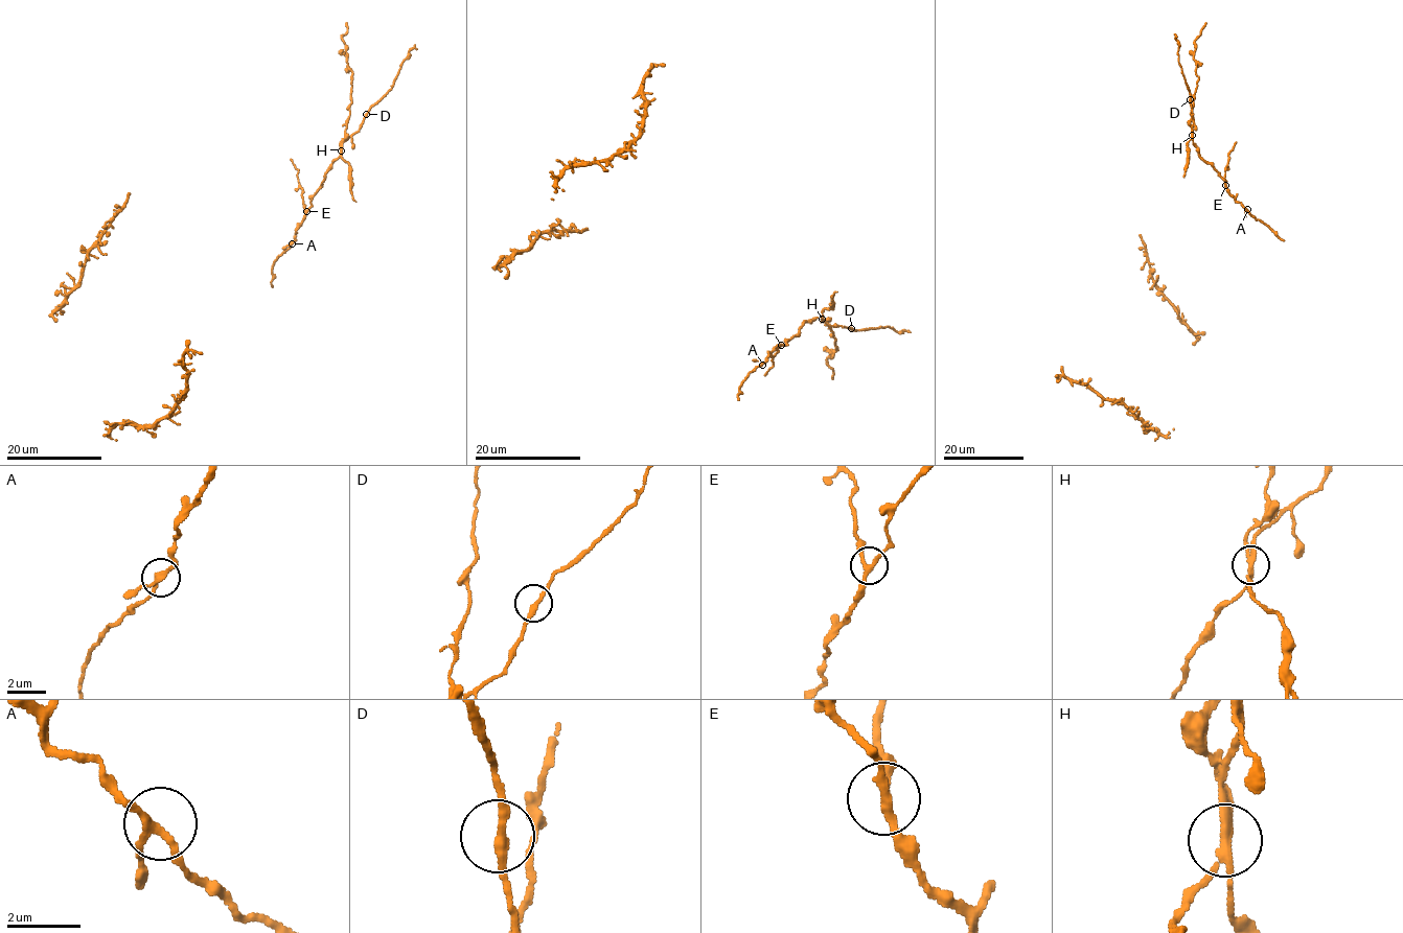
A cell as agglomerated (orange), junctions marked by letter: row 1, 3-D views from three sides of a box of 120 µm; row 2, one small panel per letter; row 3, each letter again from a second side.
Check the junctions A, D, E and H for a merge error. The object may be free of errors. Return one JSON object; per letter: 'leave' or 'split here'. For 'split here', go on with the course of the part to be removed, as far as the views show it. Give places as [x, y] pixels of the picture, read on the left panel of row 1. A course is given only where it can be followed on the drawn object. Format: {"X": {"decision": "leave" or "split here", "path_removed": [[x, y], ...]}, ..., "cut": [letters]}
{"A": {"decision": "leave"}, "D": {"decision": "leave"}, "E": {"decision": "leave"}, "H": {"decision": "split here", "path_removed": [[341, 149], [351, 101], [351, 70], [342, 36], [346, 32], [346, 23]]}, "cut": ["H"]}

